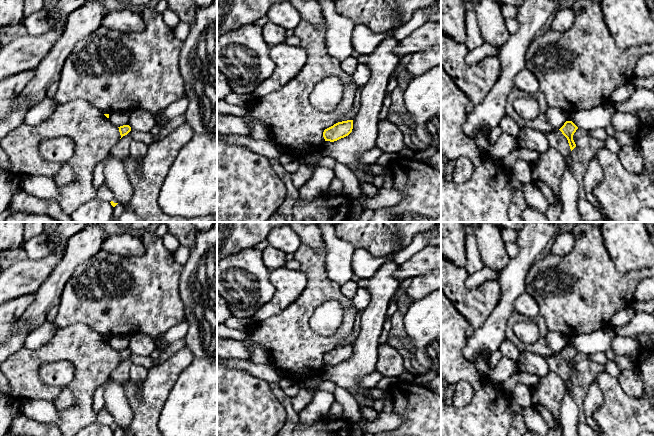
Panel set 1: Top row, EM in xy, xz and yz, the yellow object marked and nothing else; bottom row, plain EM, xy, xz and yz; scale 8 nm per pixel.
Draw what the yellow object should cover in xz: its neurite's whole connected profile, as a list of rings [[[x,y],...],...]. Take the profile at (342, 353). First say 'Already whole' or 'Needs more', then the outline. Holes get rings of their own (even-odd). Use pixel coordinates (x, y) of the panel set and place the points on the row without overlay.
Already whole. [[[353,344],[342,345],[327,352],[323,356],[325,365],[334,366],[348,360],[353,353]]]

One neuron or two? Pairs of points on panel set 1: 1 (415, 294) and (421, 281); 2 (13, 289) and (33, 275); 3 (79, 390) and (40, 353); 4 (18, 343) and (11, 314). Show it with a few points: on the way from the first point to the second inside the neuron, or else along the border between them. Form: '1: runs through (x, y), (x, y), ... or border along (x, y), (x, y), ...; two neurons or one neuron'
1: runs through (416, 291), (421, 284); one neuron
2: runs through (18, 284), (28, 275); one neuron
3: runs through (79, 374), (79, 364), (68, 353), (56, 353); one neuron
4: border along (31, 303), (15, 320); two neurons

